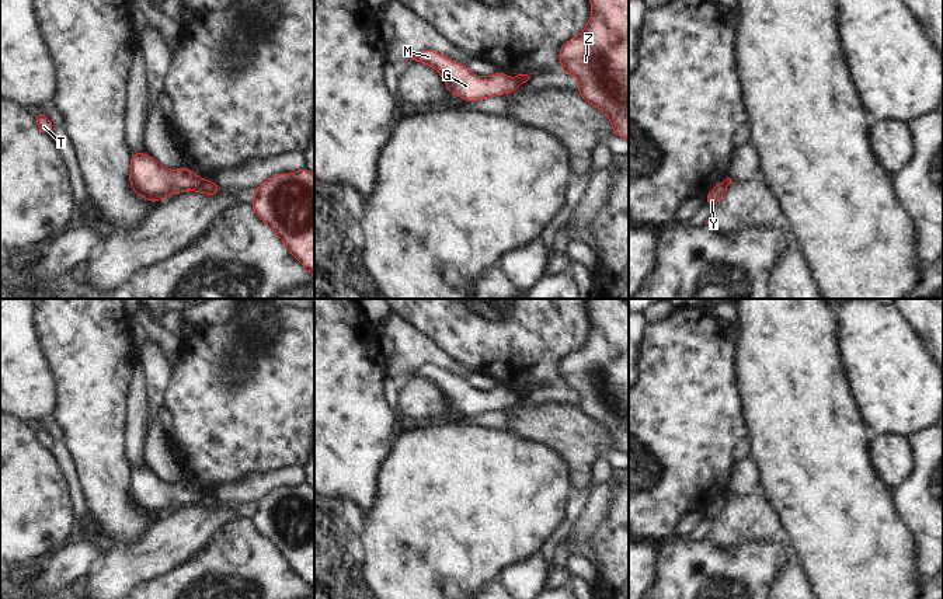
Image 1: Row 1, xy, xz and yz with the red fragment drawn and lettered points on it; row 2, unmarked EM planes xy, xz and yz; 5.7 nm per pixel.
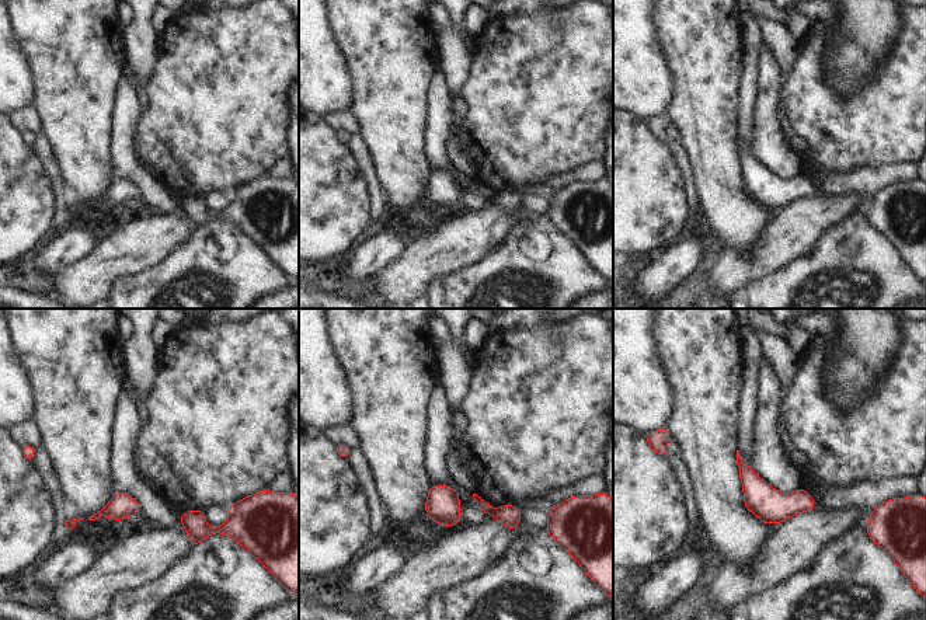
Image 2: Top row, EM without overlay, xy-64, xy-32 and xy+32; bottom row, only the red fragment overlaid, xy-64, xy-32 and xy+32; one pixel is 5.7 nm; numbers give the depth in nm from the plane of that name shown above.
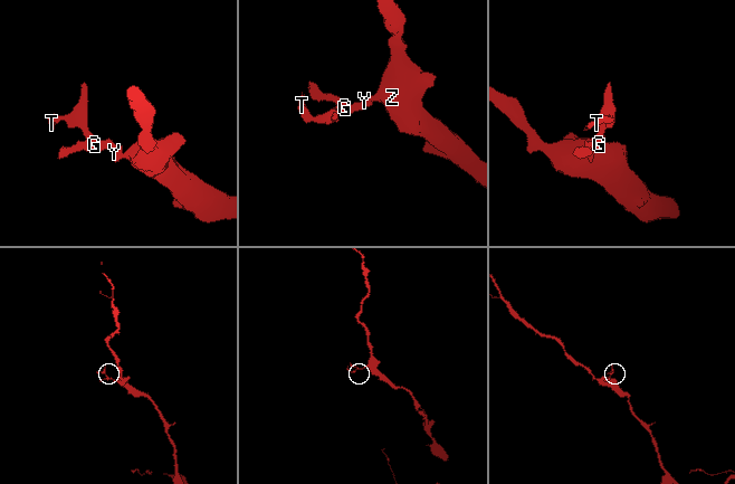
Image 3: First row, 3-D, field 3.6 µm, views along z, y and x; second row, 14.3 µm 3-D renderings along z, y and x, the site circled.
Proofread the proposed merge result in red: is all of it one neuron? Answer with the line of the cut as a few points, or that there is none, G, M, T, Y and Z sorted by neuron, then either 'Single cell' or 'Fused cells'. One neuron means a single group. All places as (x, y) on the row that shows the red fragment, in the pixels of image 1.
Split along xy (204, 180), (195, 190). Groups: G M T / Y Z. Fused cells.

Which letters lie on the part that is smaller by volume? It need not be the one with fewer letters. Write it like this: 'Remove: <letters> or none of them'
Remove: G, M, T

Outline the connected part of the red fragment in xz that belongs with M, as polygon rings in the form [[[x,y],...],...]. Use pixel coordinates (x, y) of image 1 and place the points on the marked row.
[[[431,49],[421,51],[415,58],[410,59],[410,62],[411,60],[431,65],[442,76],[448,91],[469,102],[487,97],[509,94],[519,86],[515,79],[508,77],[502,72],[497,72],[490,77],[479,77],[462,63],[450,60]]]

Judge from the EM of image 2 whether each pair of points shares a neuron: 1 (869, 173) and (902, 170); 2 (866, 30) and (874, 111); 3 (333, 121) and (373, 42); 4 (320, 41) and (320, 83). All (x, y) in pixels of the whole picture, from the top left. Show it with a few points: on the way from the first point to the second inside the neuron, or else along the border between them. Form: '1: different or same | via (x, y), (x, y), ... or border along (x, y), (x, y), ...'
1: same | via (877, 173), (894, 173)
2: different | border along (890, 48), (874, 70), (859, 86), (843, 94)
3: different | border along (348, 110), (357, 122)
4: same | via (320, 51), (320, 73)

